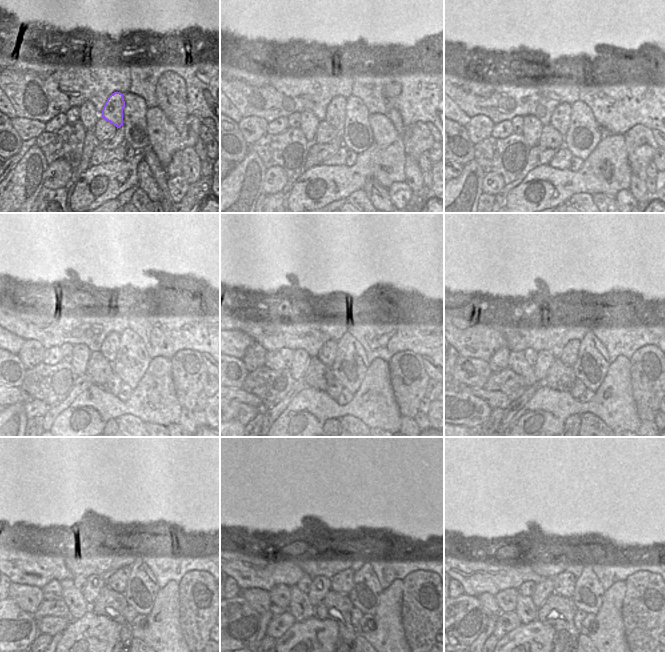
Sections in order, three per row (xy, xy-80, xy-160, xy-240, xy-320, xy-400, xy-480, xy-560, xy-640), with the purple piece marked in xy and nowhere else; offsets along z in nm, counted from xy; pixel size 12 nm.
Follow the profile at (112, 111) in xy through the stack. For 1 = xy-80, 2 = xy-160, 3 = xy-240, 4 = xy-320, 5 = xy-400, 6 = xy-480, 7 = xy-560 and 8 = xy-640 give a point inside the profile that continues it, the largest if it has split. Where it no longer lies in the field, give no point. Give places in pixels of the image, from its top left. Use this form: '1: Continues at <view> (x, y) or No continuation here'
1: Continues at xy-80 (336, 110)
2: Continues at xy-160 (560, 119)
3: Continues at xy-240 (110, 346)
4: Continues at xy-320 (328, 352)
5: Continues at xy-400 (569, 355)
6: Continues at xy-480 (118, 581)
7: Continues at xy-560 (342, 582)
8: Continues at xy-640 (564, 583)

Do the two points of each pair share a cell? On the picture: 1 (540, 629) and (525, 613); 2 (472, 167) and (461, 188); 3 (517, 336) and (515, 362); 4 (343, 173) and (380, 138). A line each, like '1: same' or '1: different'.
1: different
2: same
3: different
4: different

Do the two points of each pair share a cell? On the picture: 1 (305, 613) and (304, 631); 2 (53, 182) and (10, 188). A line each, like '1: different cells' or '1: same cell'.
1: different cells
2: different cells

